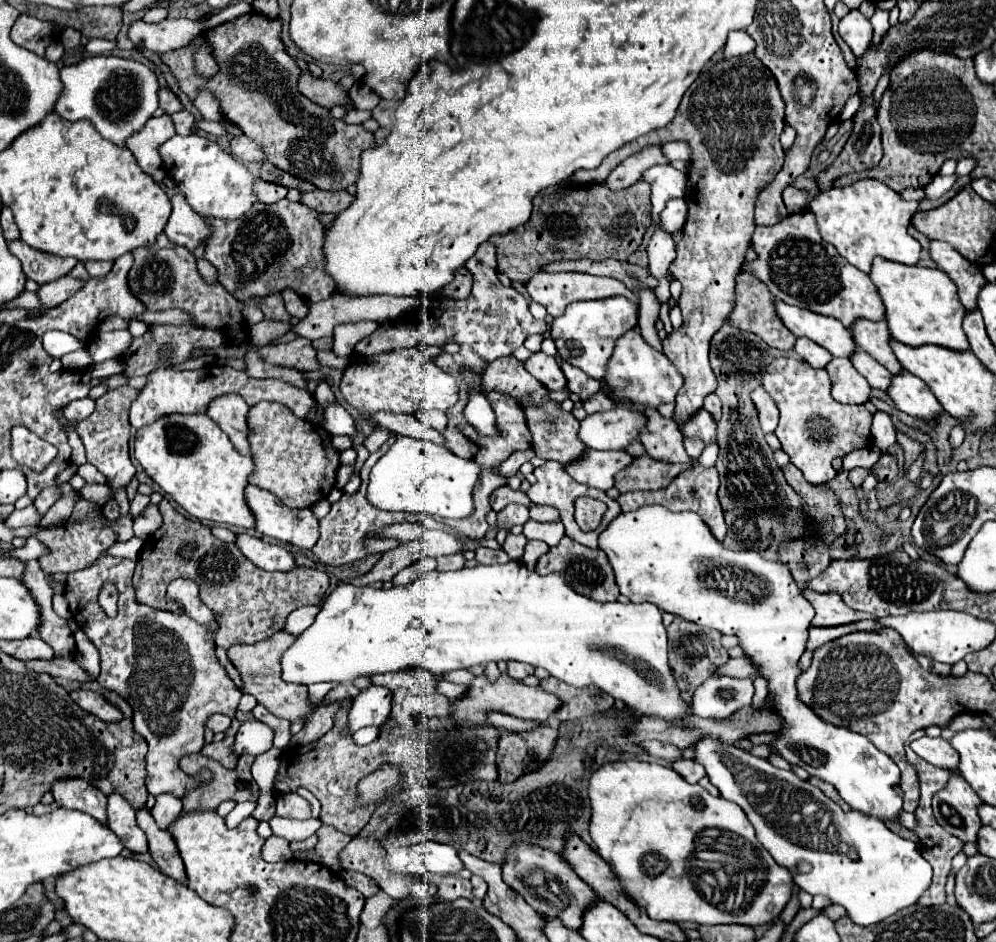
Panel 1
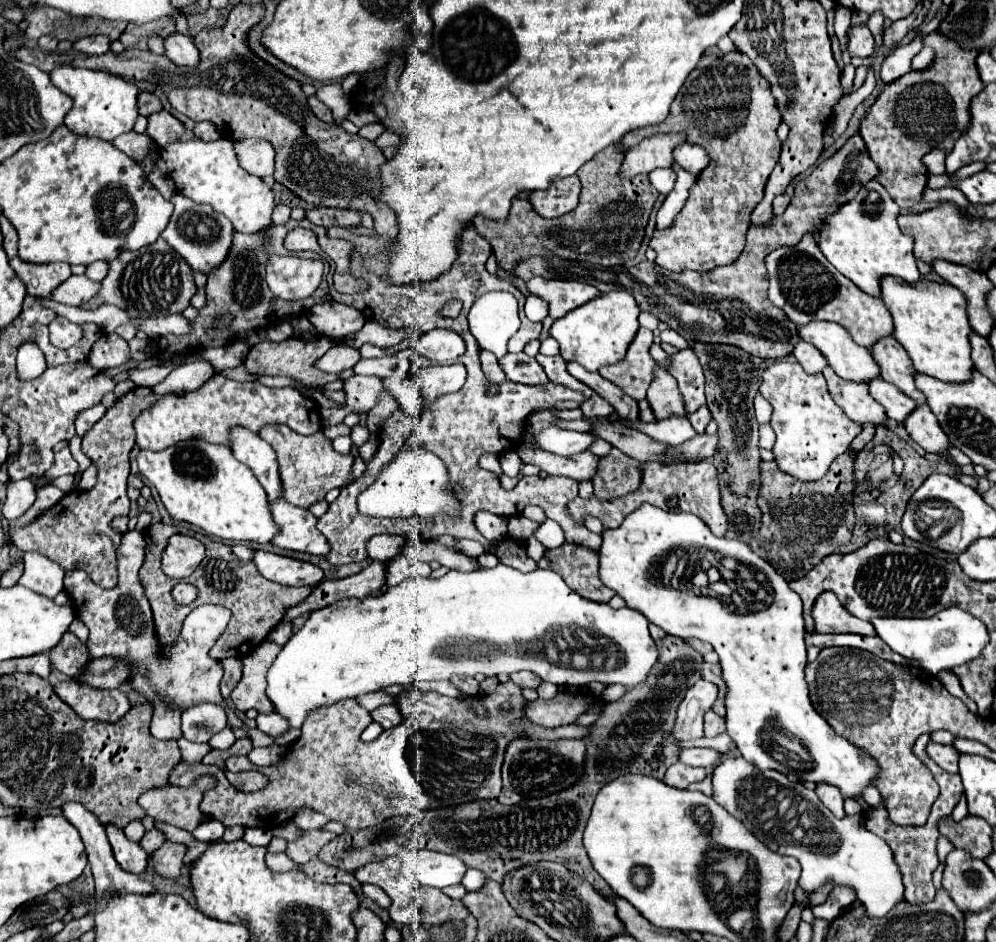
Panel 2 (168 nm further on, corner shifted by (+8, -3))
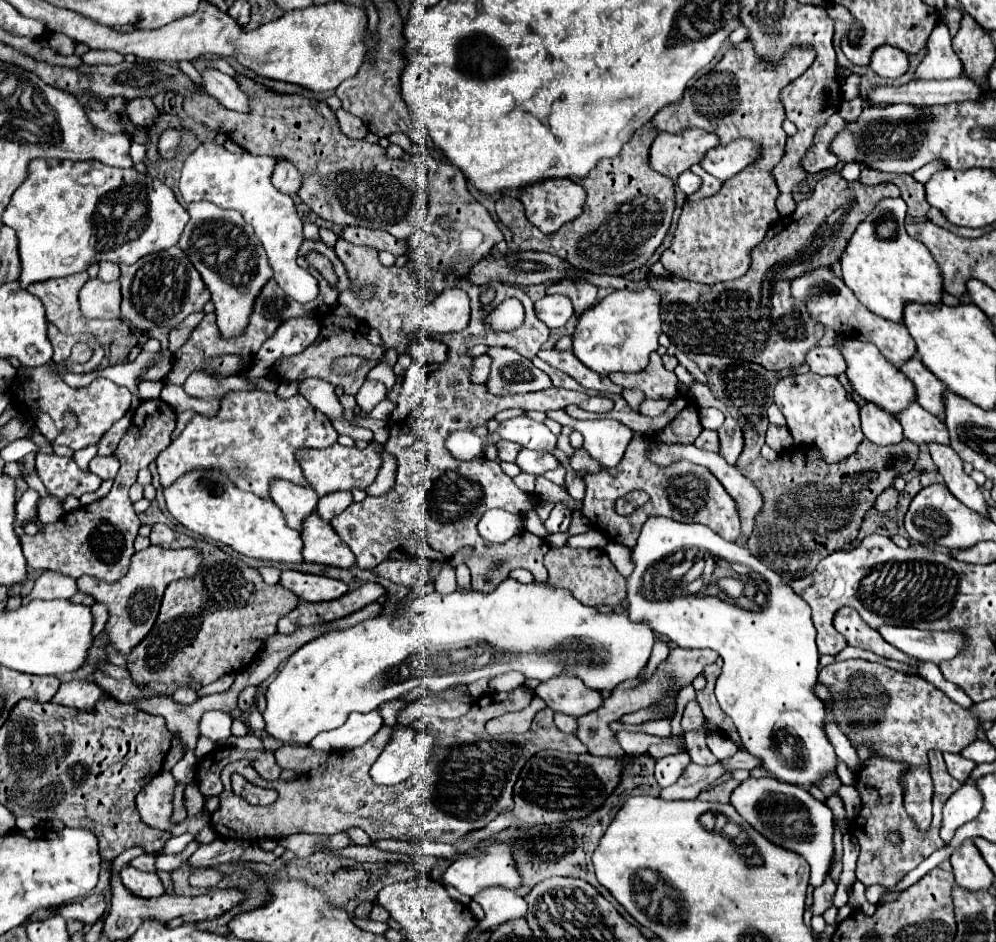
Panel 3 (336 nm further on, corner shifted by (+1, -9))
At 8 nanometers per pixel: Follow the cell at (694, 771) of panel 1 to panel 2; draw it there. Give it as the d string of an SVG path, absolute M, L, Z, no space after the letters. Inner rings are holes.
M675 763L667 769L663 783L675 789L687 789L687 785L695 783L695 781L703 781L707 775L707 769L703 767L689 767L685 763Z

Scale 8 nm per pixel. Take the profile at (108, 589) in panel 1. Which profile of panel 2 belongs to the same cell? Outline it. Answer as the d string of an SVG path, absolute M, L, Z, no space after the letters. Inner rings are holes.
M137 387L121 397L105 417L91 427L83 437L81 449L99 467L99 479L89 491L73 491L65 495L57 505L43 511L37 519L25 527L9 529L11 543L21 551L37 551L55 563L61 563L65 571L83 569L97 585L109 589L117 583L117 557L115 551L121 545L121 533L111 527L111 519L129 515L127 477L129 477L129 453L135 445L135 419L159 401L159 395L149 387Z

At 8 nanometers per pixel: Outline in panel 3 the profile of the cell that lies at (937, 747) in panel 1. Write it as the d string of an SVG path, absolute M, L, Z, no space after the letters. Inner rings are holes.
M944 753L944 761L948 767L948 773L958 781L966 781L968 775L972 773L972 769L976 767L974 761L970 761L962 755L956 755L956 753Z

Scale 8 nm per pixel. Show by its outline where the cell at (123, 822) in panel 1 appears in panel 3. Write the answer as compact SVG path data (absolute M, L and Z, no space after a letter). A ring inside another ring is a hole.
M130 863L122 867L120 877L122 877L122 883L128 889L132 889L134 895L140 895L140 897L160 897L164 893L162 881L160 881L160 877L156 873L144 873L144 871L132 867Z

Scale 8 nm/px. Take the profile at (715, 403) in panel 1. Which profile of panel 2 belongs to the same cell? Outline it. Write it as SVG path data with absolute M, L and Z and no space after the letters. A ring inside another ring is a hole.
M701 407L701 409L697 409L693 415L689 415L689 423L693 425L693 429L695 429L697 433L705 433L705 427L707 427L709 419L711 419L711 413L709 413L707 407Z

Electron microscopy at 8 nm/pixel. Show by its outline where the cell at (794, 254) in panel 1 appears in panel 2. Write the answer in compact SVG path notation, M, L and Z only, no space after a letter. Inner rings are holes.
M809 233L797 247L779 247L767 255L769 299L781 307L793 323L805 325L811 321L833 321L849 329L855 343L871 349L883 337L893 335L893 319L881 299L861 293L845 279L821 253L815 237Z

